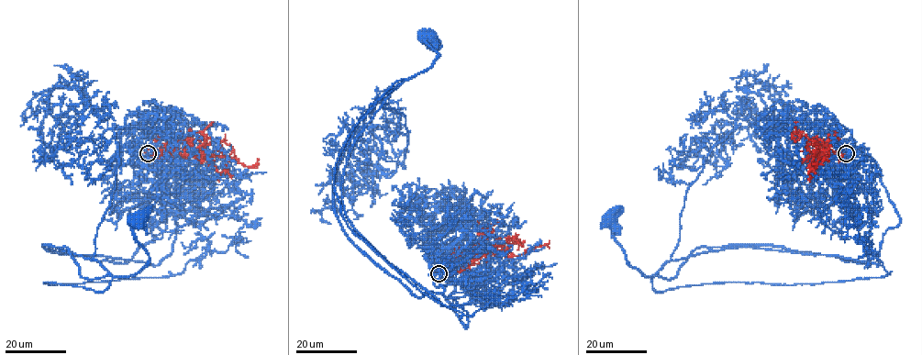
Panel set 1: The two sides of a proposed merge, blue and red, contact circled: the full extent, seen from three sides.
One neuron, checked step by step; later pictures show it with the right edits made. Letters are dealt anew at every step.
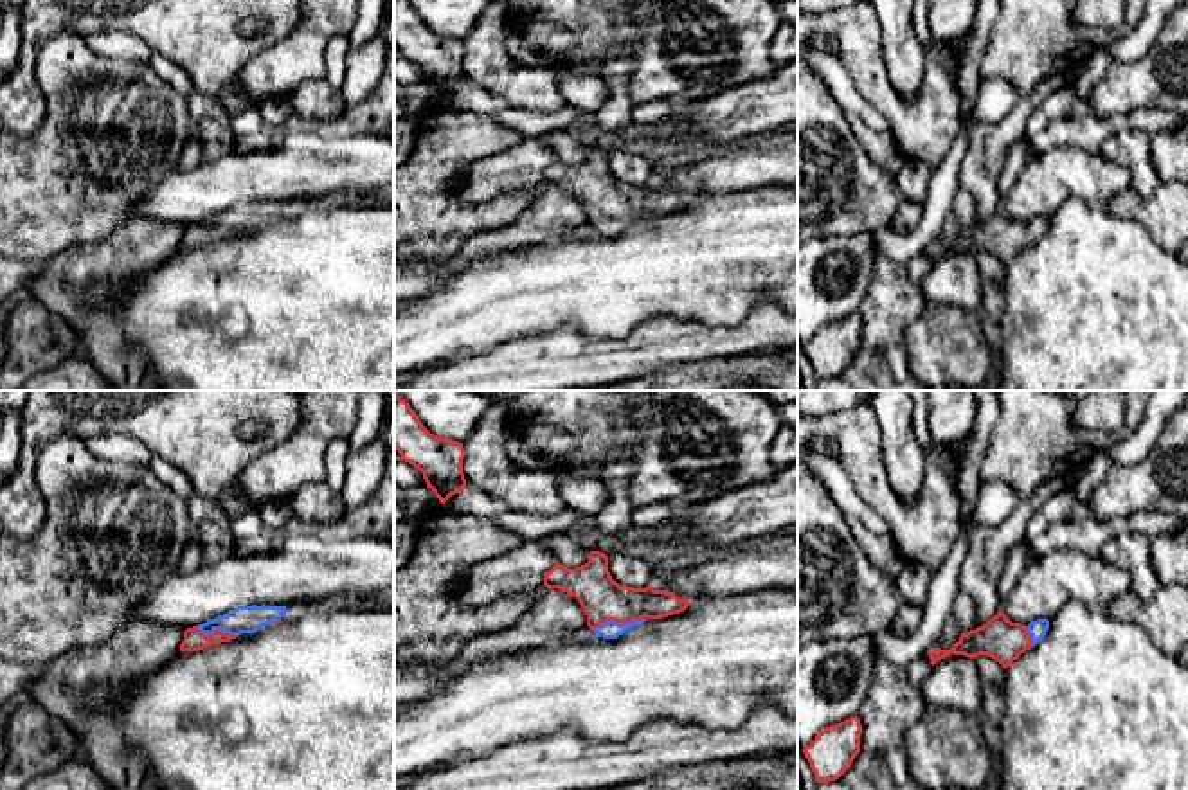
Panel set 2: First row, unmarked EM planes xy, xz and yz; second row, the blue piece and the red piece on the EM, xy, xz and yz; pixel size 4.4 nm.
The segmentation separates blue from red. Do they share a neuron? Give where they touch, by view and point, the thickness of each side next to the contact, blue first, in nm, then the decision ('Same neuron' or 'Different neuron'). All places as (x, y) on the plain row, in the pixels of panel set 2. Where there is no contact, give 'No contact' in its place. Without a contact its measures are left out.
Touches blue at xz (618, 220). Thickness 80 nm (blue) against 200 nm. Same neuron

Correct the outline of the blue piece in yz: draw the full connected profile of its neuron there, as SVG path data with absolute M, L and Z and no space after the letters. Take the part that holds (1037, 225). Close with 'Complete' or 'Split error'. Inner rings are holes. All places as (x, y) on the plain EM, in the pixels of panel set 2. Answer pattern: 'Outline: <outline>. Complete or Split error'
Outline: M999 209L986 221L961 230L959 238L950 247L936 245L929 256L934 263L938 257L952 250L970 256L988 252L1006 266L1021 250L1042 238L1048 225L1048 216L1037 216L1024 223L1021 220L1012 220L1003 209Z. Split error

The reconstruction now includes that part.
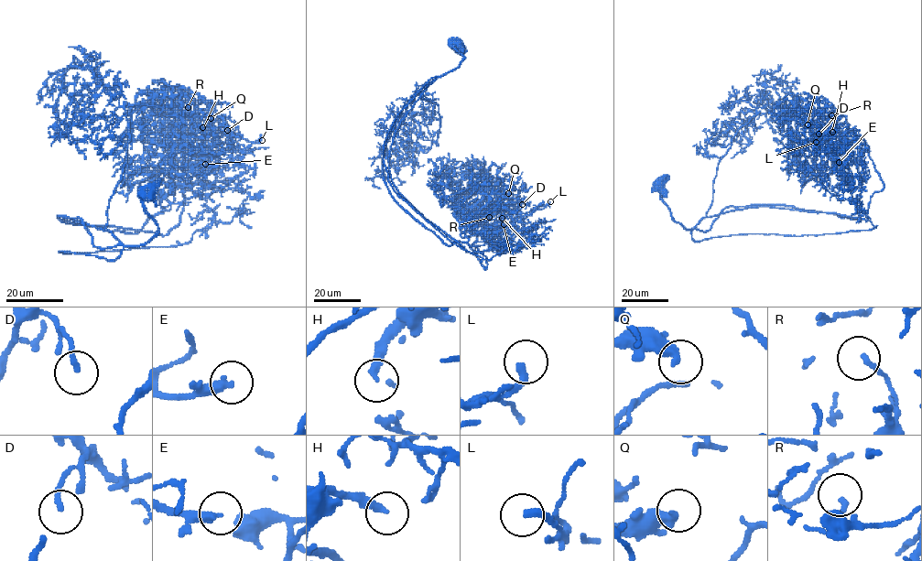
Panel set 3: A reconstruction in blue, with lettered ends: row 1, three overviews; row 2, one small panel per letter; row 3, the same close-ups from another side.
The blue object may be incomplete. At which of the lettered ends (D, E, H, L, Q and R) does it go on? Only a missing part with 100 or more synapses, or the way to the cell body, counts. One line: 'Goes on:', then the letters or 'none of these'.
Goes on: E

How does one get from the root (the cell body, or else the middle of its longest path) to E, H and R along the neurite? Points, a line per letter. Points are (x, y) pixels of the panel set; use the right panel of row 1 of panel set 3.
E: (656, 184), (671, 217), (686, 229), (702, 231), (730, 206), (792, 206), (859, 219), (849, 159), (839, 162)
H: (656, 184), (671, 217), (702, 231), (730, 206), (859, 219), (832, 132)
R: (656, 184), (671, 217), (702, 231), (730, 206), (792, 206), (859, 219), (851, 188), (841, 188), (831, 115)

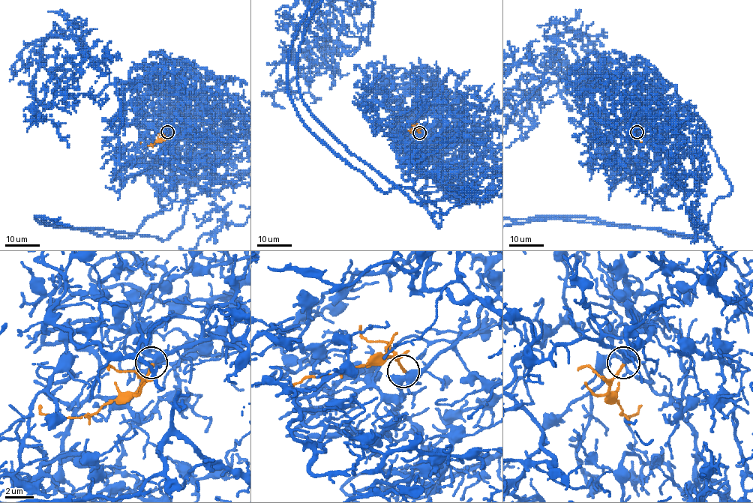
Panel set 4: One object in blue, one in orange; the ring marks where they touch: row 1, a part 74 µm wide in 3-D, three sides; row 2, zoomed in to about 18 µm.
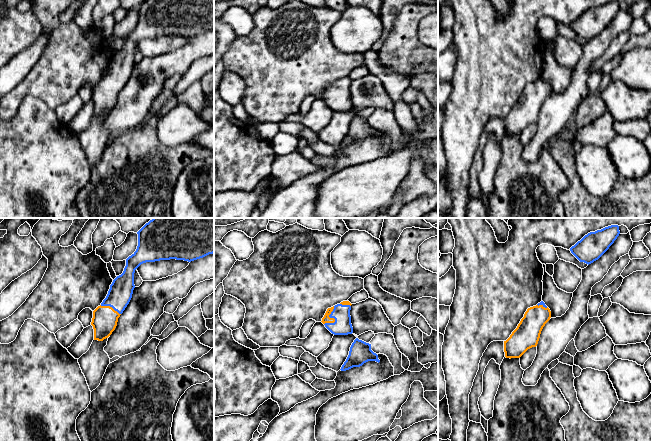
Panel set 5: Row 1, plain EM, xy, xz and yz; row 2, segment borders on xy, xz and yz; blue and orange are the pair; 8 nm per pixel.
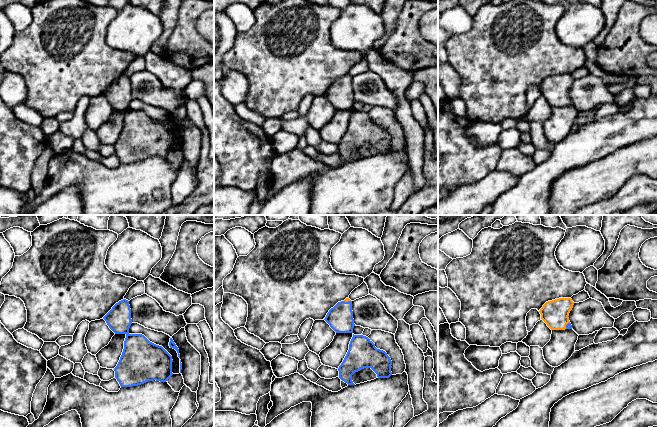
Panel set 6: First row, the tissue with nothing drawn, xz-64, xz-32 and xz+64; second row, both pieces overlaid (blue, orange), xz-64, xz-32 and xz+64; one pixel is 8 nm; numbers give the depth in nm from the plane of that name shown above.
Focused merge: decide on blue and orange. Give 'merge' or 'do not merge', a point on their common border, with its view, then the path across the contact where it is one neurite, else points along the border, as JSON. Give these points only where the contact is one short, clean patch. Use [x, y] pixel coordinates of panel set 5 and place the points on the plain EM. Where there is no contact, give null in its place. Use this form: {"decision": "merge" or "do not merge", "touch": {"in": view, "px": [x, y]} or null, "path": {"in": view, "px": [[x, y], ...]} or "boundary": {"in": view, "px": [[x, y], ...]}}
{"decision": "merge", "touch": {"in": "xz", "px": [333, 93]}, "path": {"in": "xz", "px": [[341, 89], [333, 93], [326, 95]]}}

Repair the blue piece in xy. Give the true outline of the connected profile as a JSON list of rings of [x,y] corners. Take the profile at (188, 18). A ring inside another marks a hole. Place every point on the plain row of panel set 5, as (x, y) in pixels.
[[[145,0],[137,10],[136,27],[126,35],[123,49],[113,56],[106,74],[93,87],[94,116],[103,117],[115,106],[118,94],[132,74],[134,49],[141,40],[170,35],[191,38],[214,29],[214,0]]]

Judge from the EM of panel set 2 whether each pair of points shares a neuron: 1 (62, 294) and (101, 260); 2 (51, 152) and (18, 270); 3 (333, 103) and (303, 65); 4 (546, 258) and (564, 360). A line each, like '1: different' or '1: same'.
1: same
2: different
3: different
4: different

